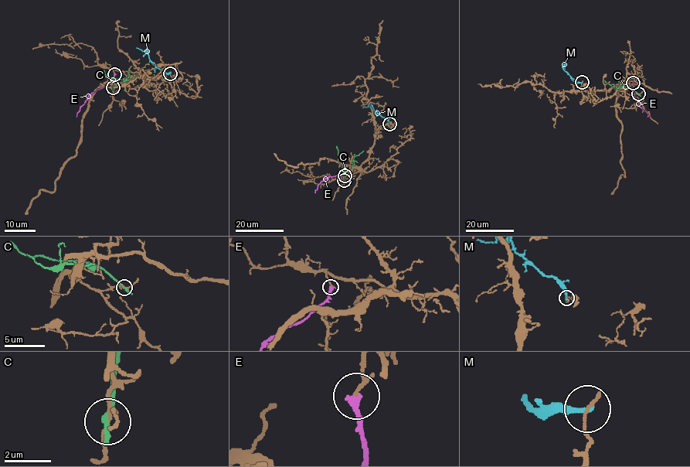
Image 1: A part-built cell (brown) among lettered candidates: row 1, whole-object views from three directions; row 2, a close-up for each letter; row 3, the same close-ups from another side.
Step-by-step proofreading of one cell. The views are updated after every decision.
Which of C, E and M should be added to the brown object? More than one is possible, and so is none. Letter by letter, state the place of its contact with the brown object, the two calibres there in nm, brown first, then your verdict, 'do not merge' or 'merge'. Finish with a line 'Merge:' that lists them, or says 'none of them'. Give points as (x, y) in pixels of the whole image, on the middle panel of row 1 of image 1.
C: meets brown at (344, 180); 140 nm thick on the brown side, 260 nm on the other; do not merge
E: meets brown at (344, 175); 150 nm thick on the brown side, 360 nm on the other; do not merge
M: meets brown at (389, 124); 150 nm thick on the brown side, 260 nm on the other; do not merge
Merge: none of them

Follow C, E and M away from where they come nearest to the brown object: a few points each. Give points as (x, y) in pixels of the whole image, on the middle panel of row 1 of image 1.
C: (344, 180), (344, 172), (351, 168), (355, 156), (364, 151)
E: (344, 175), (328, 176), (317, 185), (315, 192)
M: (389, 124), (385, 118), (373, 110), (372, 105), (361, 107)

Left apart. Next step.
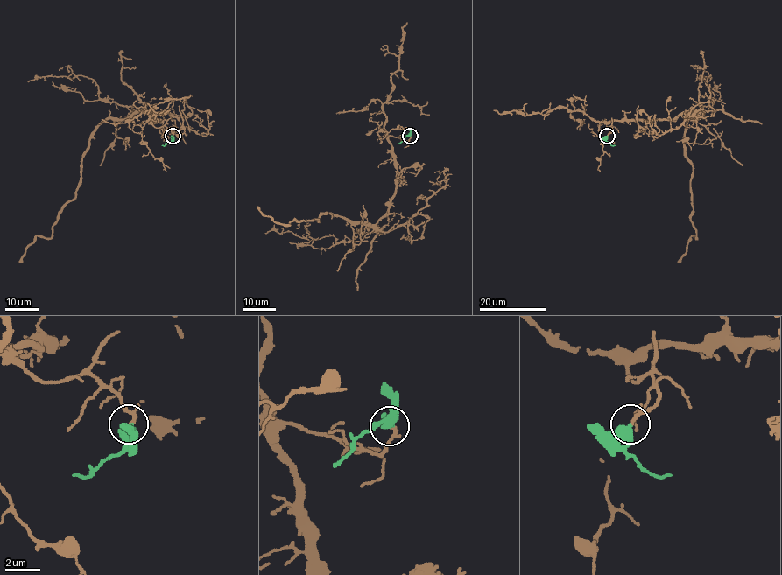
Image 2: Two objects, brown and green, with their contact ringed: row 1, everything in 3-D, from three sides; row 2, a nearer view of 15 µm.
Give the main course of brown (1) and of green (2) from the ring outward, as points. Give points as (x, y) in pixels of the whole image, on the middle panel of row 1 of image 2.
1: (410, 136), (388, 137), (397, 192), (374, 224), (323, 213), (319, 221), (296, 219), (287, 226), (257, 206)
2: (410, 136), (399, 143)

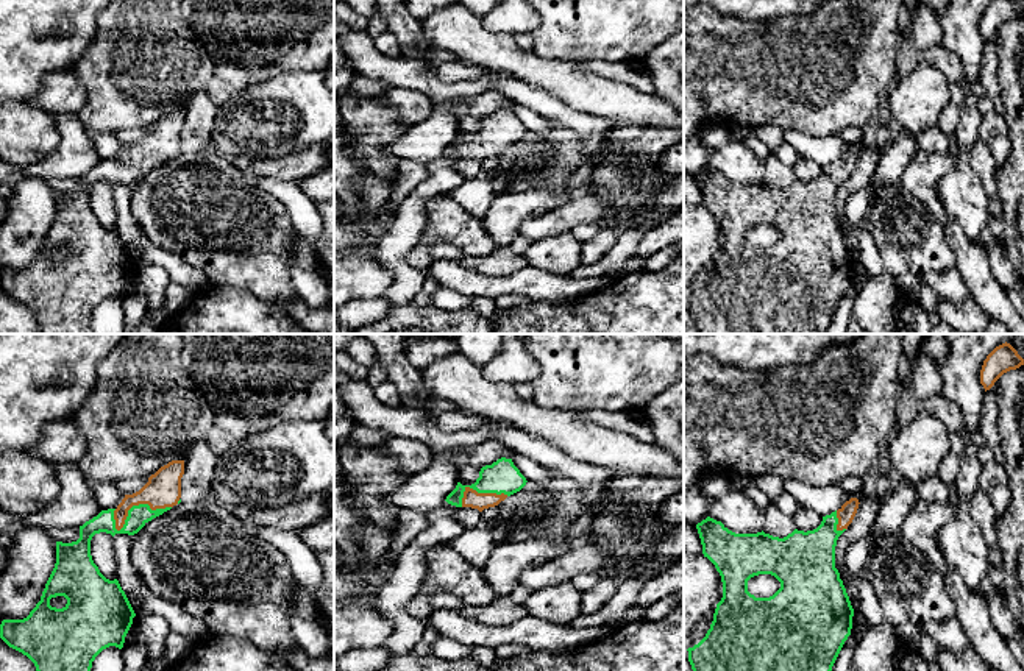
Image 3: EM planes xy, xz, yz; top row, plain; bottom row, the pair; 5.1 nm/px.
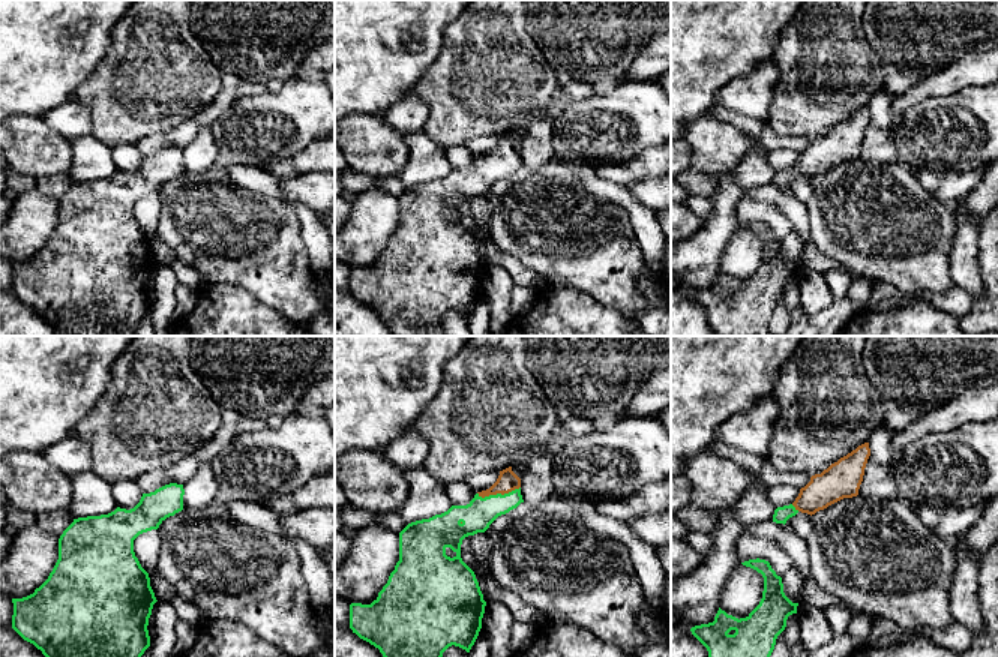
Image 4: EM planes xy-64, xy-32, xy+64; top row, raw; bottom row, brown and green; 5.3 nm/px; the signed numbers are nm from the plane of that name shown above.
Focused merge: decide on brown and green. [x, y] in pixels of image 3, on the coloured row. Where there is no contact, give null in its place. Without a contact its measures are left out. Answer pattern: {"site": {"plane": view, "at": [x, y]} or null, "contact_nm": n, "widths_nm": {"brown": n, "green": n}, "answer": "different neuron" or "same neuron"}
{"site": {"plane": "xy", "at": [138, 504]}, "contact_nm": 320, "widths_nm": {"brown": 180, "green": 110}, "answer": "same neuron"}

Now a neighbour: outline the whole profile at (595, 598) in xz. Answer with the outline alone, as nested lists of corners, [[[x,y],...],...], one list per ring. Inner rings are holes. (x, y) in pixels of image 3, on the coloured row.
[[[603,577],[596,585],[581,595],[581,615],[593,615],[617,593],[617,577]]]

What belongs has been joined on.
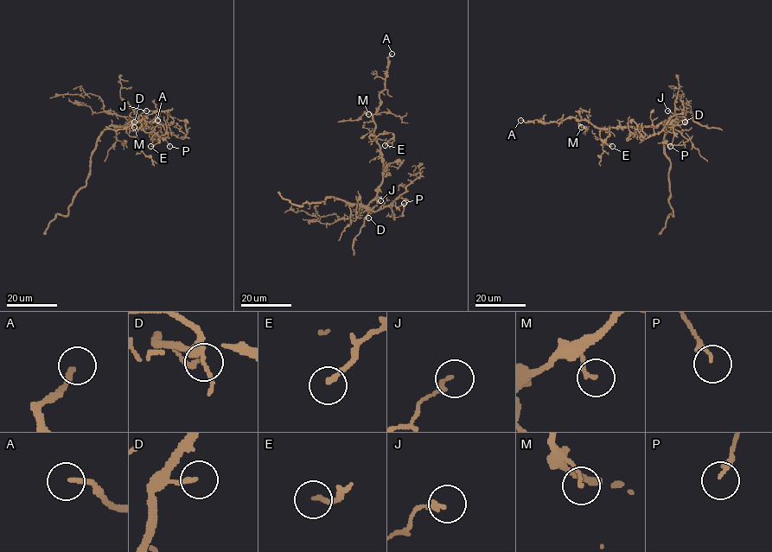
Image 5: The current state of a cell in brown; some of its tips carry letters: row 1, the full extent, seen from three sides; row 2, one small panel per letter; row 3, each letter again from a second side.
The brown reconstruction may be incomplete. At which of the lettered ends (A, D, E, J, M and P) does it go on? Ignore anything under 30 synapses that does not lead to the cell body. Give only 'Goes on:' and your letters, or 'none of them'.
Goes on: none of them

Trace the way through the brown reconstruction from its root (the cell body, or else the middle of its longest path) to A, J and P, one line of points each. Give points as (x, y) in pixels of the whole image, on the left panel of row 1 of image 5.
A: (133, 120), (149, 127), (141, 128), (138, 120), (145, 117), (146, 123), (151, 123), (157, 120)
J: (133, 120), (146, 111)
P: (133, 120), (155, 121), (169, 146)

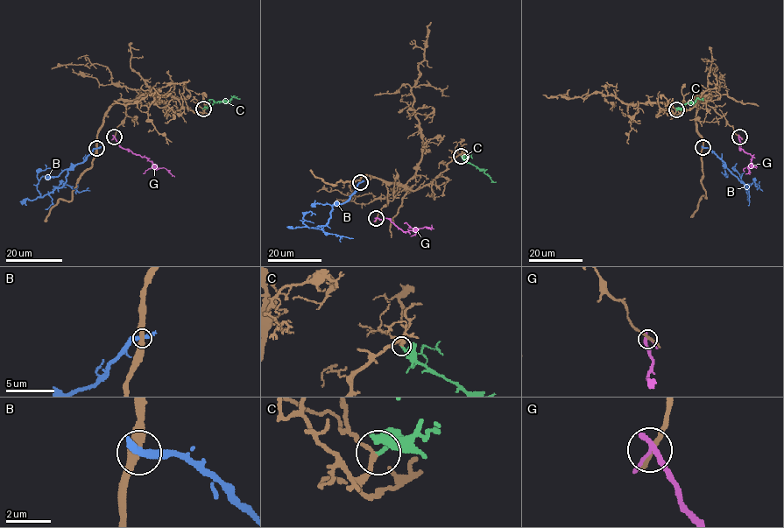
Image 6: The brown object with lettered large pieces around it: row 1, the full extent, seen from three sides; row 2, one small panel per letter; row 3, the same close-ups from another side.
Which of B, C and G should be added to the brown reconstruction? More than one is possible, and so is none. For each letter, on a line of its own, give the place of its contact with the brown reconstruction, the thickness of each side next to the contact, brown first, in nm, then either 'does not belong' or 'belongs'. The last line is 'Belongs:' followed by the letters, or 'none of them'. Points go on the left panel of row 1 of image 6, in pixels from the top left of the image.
B: (96, 148) | 400/320 nm | does not belong
C: (203, 109) | 180/240 nm | belongs
G: (114, 137) | 190/240 nm | does not belong
Belongs: C

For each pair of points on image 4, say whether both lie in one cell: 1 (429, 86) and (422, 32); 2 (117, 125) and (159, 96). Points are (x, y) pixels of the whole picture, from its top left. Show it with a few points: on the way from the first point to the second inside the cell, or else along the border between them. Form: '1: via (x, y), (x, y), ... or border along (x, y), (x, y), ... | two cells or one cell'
1: border along (443, 38), (440, 54), (413, 87) | two cells
2: via (128, 114), (149, 96) | one cell

